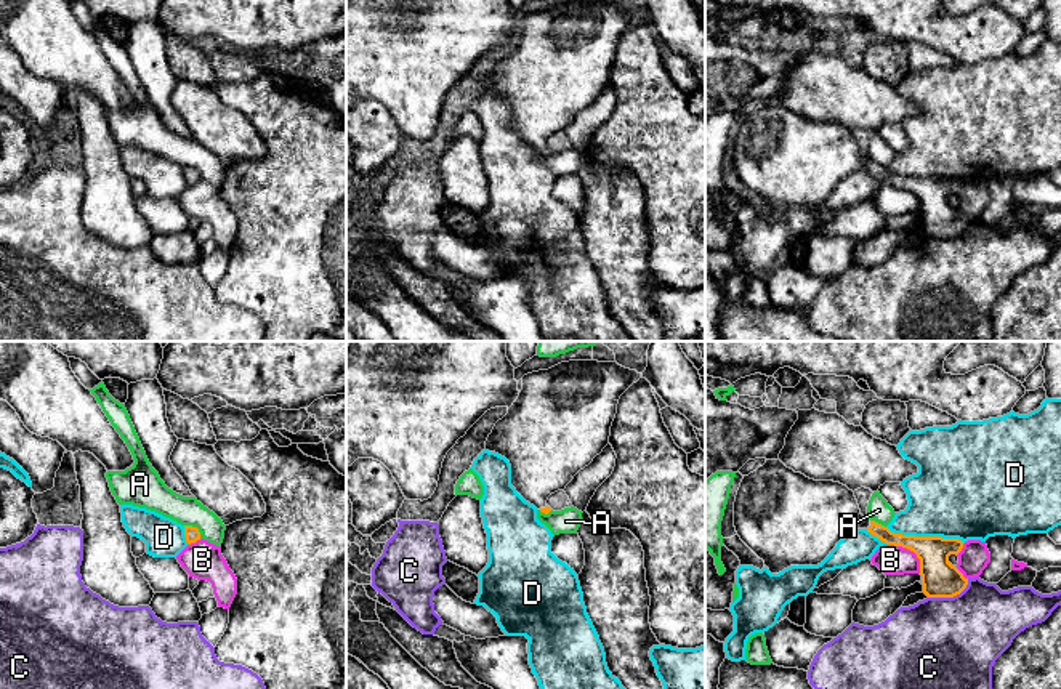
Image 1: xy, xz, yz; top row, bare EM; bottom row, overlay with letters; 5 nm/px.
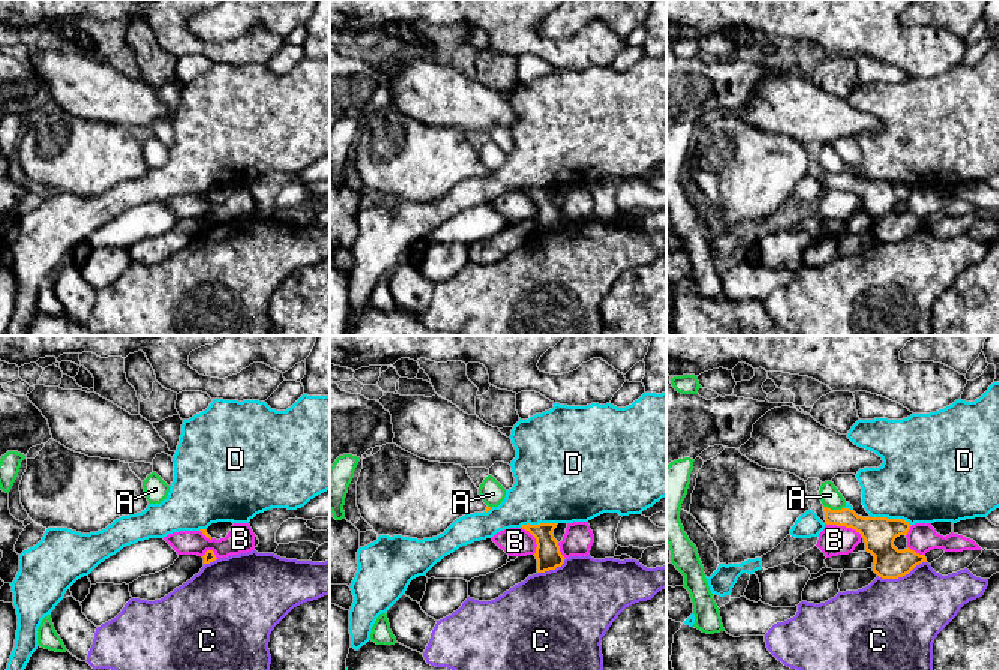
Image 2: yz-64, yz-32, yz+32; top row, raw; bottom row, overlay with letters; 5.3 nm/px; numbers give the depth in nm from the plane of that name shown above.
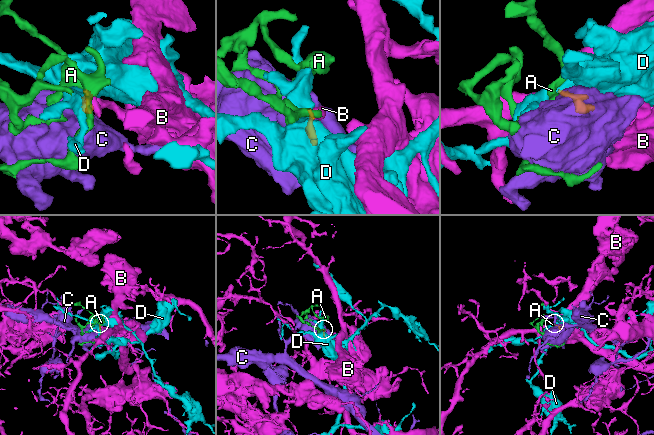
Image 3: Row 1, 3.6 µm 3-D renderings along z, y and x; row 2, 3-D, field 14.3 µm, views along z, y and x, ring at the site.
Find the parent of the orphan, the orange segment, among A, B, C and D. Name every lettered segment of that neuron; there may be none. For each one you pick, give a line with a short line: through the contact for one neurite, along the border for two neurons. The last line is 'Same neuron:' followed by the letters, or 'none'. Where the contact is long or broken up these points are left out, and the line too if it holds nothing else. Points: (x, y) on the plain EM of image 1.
Same neuron: none

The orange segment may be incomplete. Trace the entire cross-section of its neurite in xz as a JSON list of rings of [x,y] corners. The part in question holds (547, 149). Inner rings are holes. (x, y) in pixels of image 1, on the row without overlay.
[[[569,2],[527,14],[518,40],[495,64],[484,91],[505,98],[511,106],[511,127],[526,143],[548,155],[548,138],[564,131],[609,85],[619,40],[639,19],[636,11],[598,2]]]

